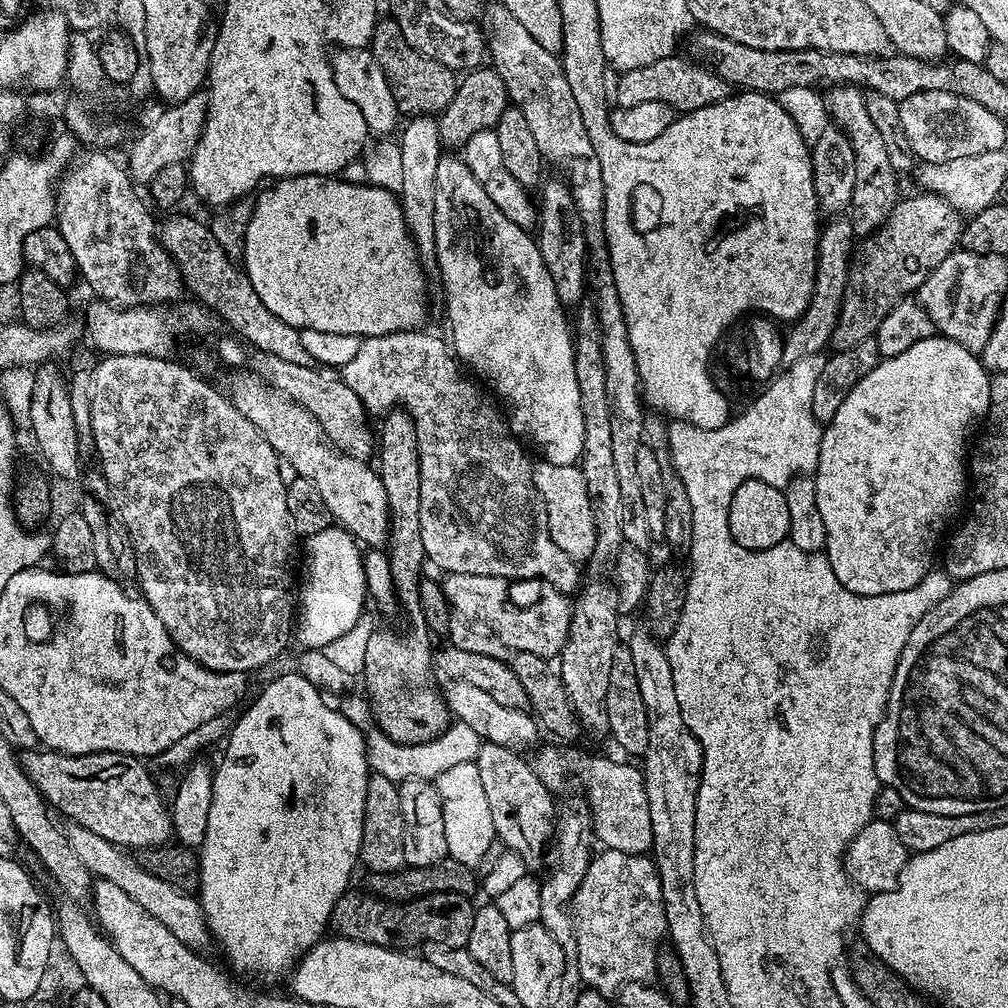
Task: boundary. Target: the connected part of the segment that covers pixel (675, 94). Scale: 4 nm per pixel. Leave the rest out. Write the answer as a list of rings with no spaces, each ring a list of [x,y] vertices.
[[[673,54],[658,62],[638,66],[638,70],[619,73],[614,100],[621,108],[638,106],[642,102],[666,102],[677,113],[702,110],[714,102],[722,102],[730,94],[730,85],[711,68],[683,55]]]

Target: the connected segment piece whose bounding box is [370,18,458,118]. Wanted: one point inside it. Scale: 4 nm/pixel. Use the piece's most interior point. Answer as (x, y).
(421, 86)

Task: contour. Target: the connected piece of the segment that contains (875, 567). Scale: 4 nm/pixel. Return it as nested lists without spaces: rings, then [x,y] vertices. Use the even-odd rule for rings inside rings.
[[[937,334],[922,342],[914,342],[914,346],[910,346],[910,350],[902,350],[902,354],[883,357],[880,363],[874,366],[874,370],[870,370],[870,374],[866,374],[866,378],[862,378],[862,382],[858,382],[858,386],[854,386],[850,394],[846,394],[846,402],[842,402],[838,414],[834,414],[834,418],[823,429],[821,452],[818,454],[814,471],[818,490],[818,510],[822,514],[823,524],[826,525],[826,542],[824,543],[826,555],[838,582],[842,582],[846,590],[863,596],[894,594],[918,586],[918,582],[922,582],[922,578],[926,578],[926,574],[933,571],[932,556],[928,552],[934,551],[939,544],[941,547],[942,537],[949,531],[948,523],[956,515],[957,517],[961,515],[965,507],[964,495],[967,492],[969,495],[970,492],[972,427],[976,423],[979,425],[988,415],[991,385],[992,376],[989,369],[985,368],[983,359],[977,353],[950,338]]]

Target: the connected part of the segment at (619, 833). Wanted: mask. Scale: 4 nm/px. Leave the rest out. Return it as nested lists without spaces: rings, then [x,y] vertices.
[[[596,756],[581,770],[580,784],[592,810],[595,839],[601,840],[604,848],[622,850],[622,854],[645,855],[652,847],[652,827],[643,771],[637,765]]]

